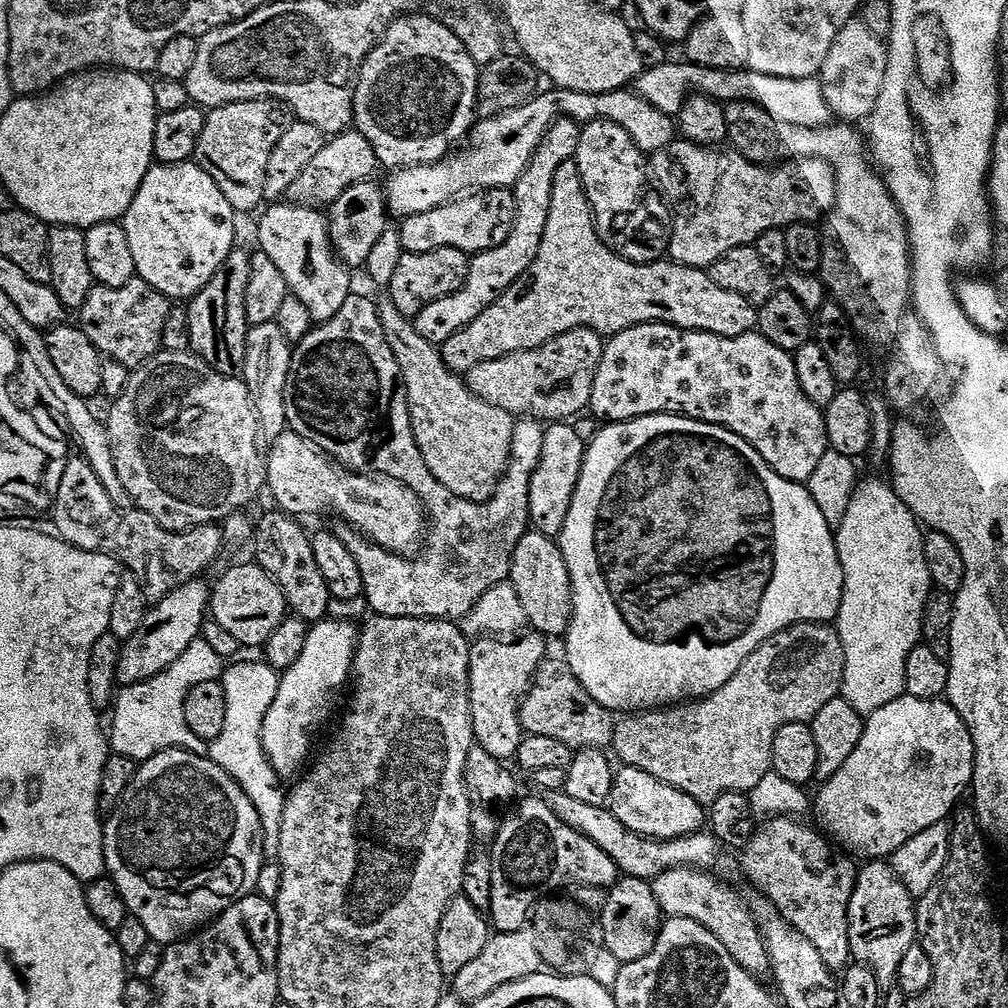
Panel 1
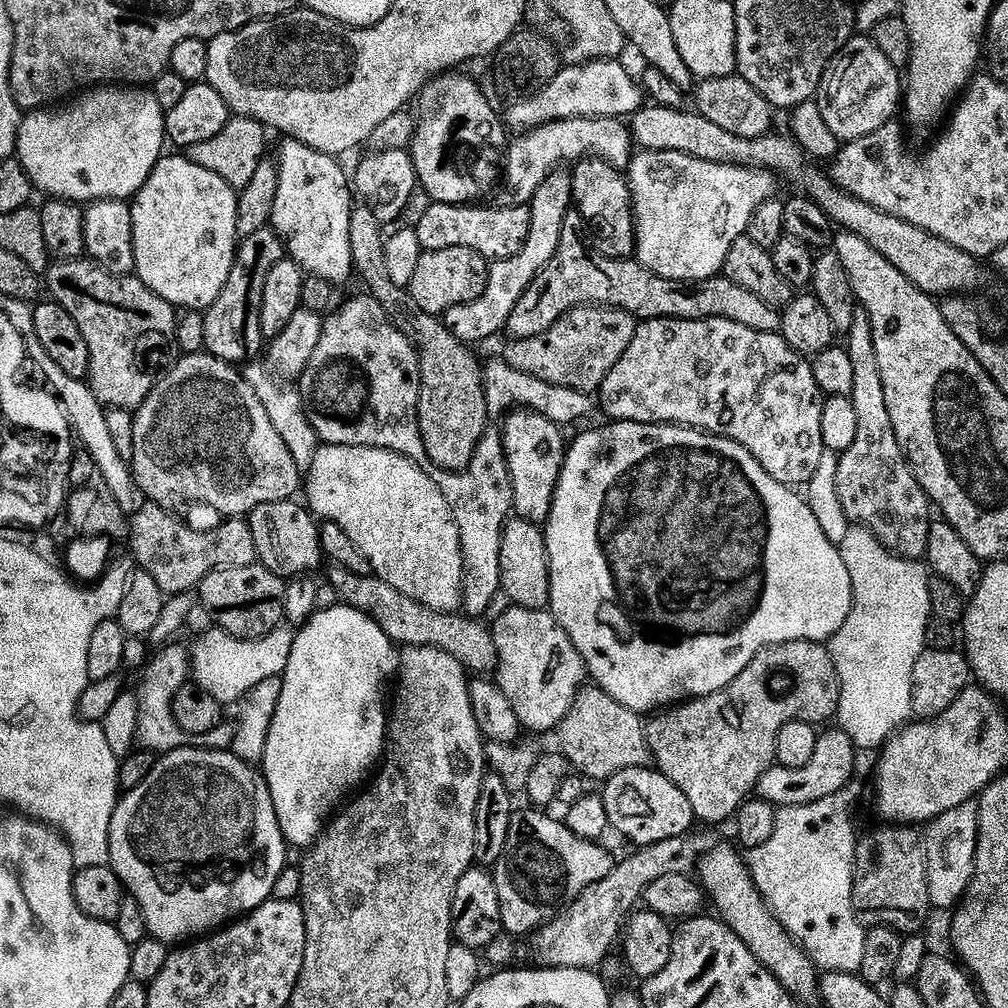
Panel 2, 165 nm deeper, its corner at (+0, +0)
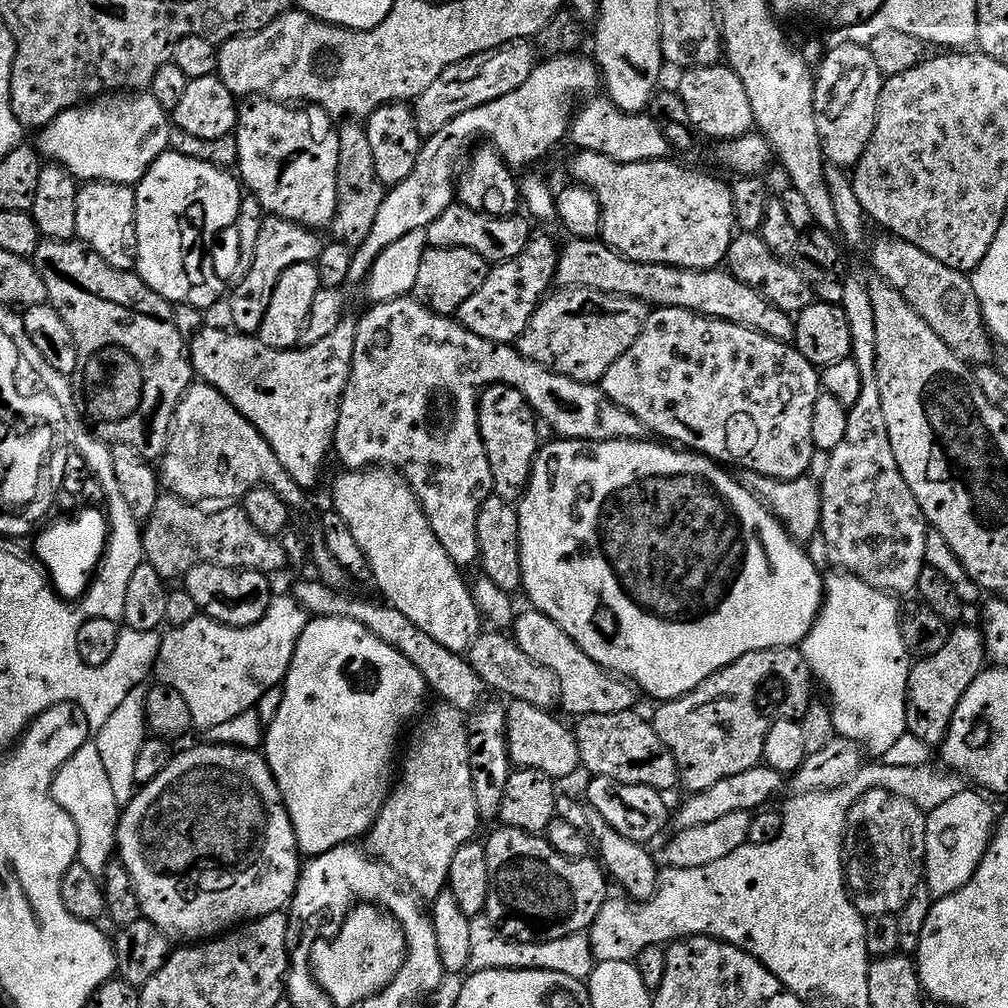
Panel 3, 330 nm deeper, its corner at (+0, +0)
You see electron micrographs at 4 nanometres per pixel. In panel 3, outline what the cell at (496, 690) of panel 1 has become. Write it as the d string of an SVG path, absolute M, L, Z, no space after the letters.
M527 611L515 617L514 639L527 656L534 658L534 662L554 670L560 683L559 707L564 707L570 715L576 716L575 718L630 712L637 707L638 692L631 683L594 662L594 658L583 652L574 642L574 638L570 638L570 634L566 634L566 630L562 630L562 626L558 626L558 622L554 622L545 612Z

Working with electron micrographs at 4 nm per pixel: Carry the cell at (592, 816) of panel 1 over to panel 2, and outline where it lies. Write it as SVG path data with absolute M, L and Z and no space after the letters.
M720 844L717 848L709 847L699 857L698 871L700 880L698 884L705 892L708 891L710 899L716 903L719 919L727 924L728 929L747 946L754 958L778 978L785 990L801 1002L815 1001L818 996L818 969L812 959L805 954L803 948L792 939L790 933L772 917L772 912L764 905L764 899L752 881L748 872L748 865L743 855L739 856L728 844Z

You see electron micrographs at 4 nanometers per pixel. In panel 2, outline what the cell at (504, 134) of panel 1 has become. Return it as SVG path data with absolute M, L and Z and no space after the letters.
M572 117L569 120L560 120L560 121L550 121L546 125L540 125L537 128L530 129L525 131L523 134L516 136L517 140L513 142L512 145L508 148L508 157L505 160L502 160L502 188L505 188L506 191L501 194L499 203L505 208L522 208L528 205L531 205L534 194L538 194L538 186L542 186L542 182L546 182L546 178L551 172L556 171L557 168L567 165L569 162L567 160L572 160L571 162L579 162L588 157L596 157L597 159L602 159L607 161L608 164L614 165L614 167L621 170L627 169L631 165L631 160L634 155L634 141L632 139L631 129L629 125L619 118L610 118L610 117Z

